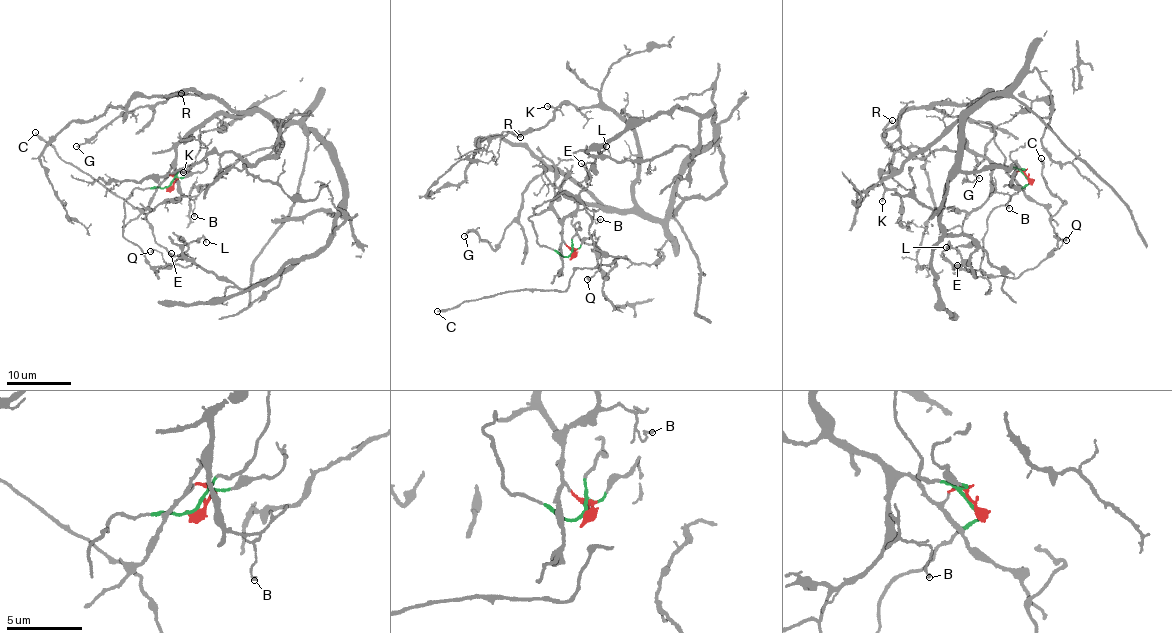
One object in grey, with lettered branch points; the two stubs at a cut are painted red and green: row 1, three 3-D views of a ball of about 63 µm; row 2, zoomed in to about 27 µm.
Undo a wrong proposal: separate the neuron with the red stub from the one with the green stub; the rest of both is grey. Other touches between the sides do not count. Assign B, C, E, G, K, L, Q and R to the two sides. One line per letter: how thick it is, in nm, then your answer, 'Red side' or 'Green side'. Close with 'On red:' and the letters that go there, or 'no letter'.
B: Thickness 150 nm. Red side
C: Thickness 200 nm. Green side
E: Thickness 100 nm. Green side
G: Thickness 150 nm. Red side
K: Thickness 190 nm. Red side
L: Thickness 190 nm. Green side
Q: Thickness 180 nm. Green side
R: Thickness 170 nm. Red side
On red: B, G, K, R

